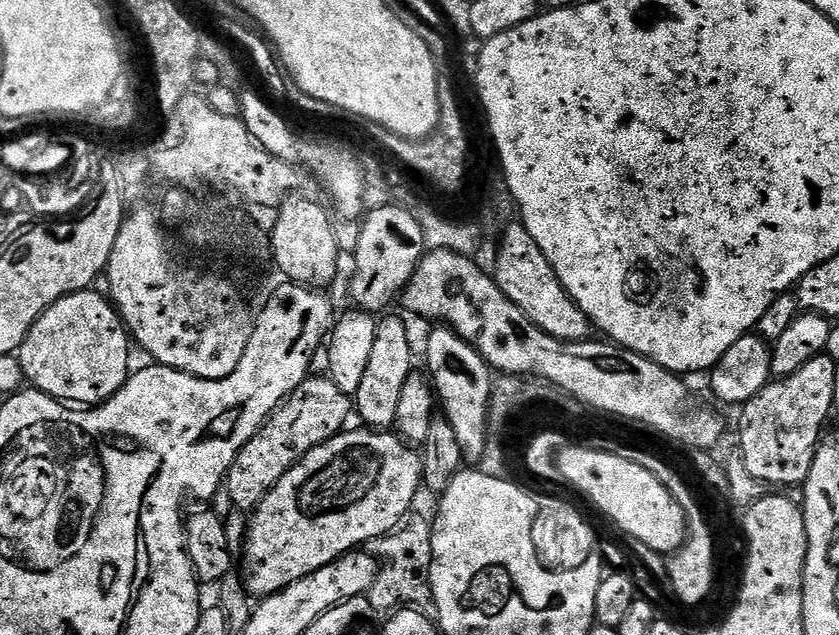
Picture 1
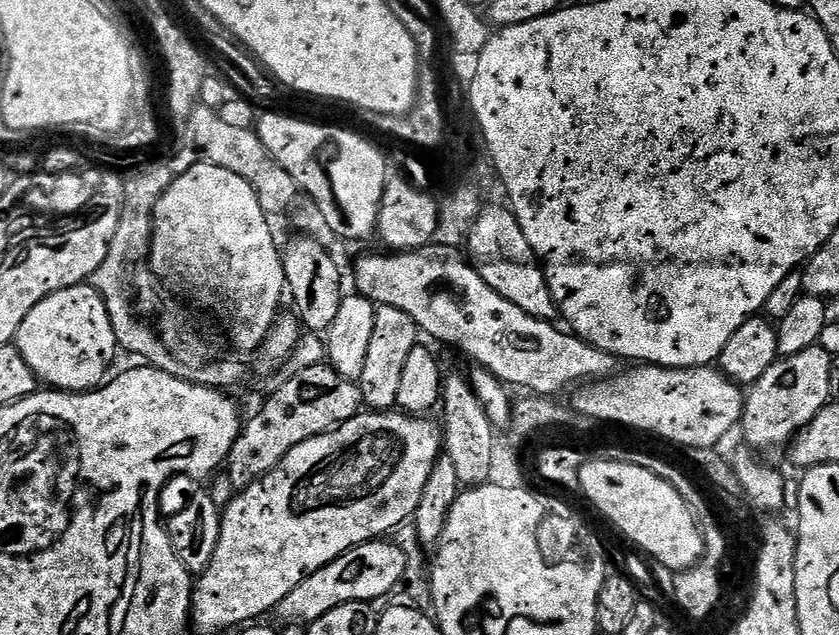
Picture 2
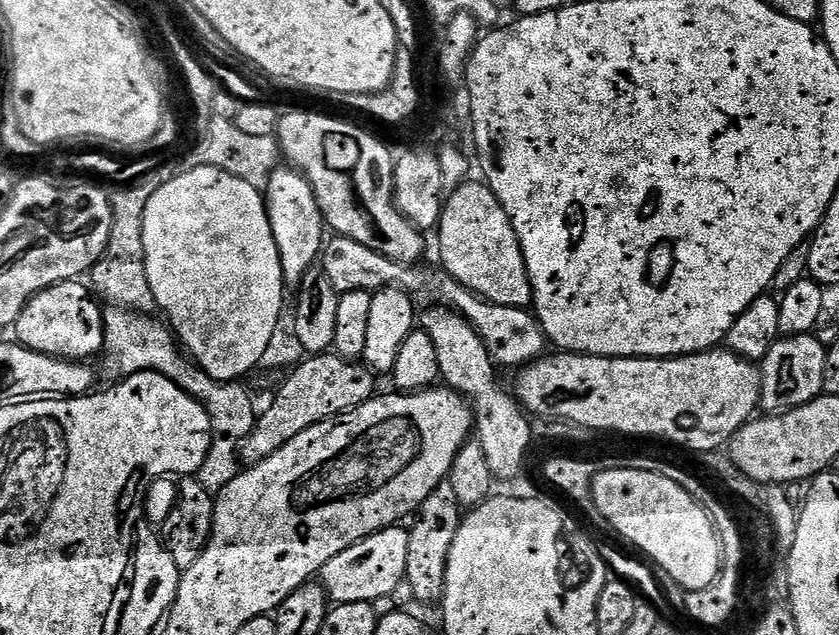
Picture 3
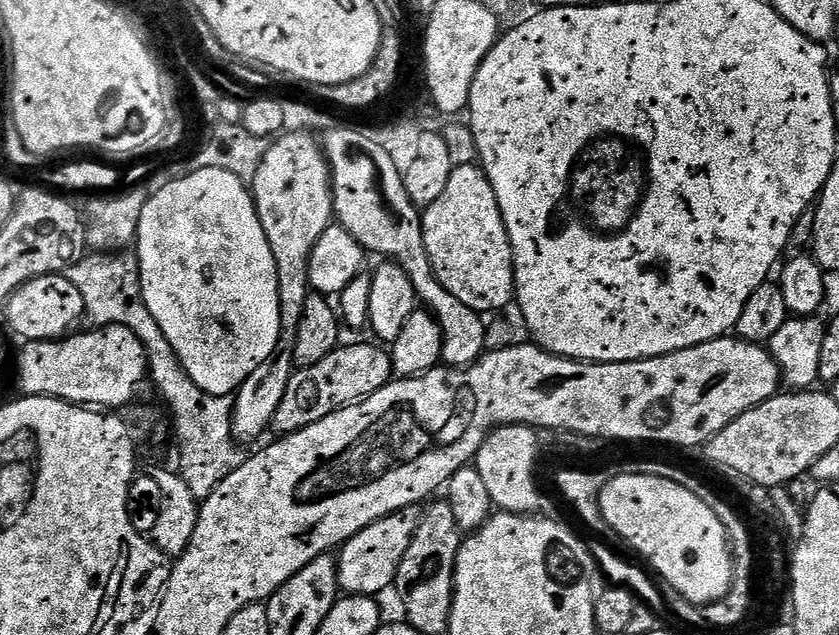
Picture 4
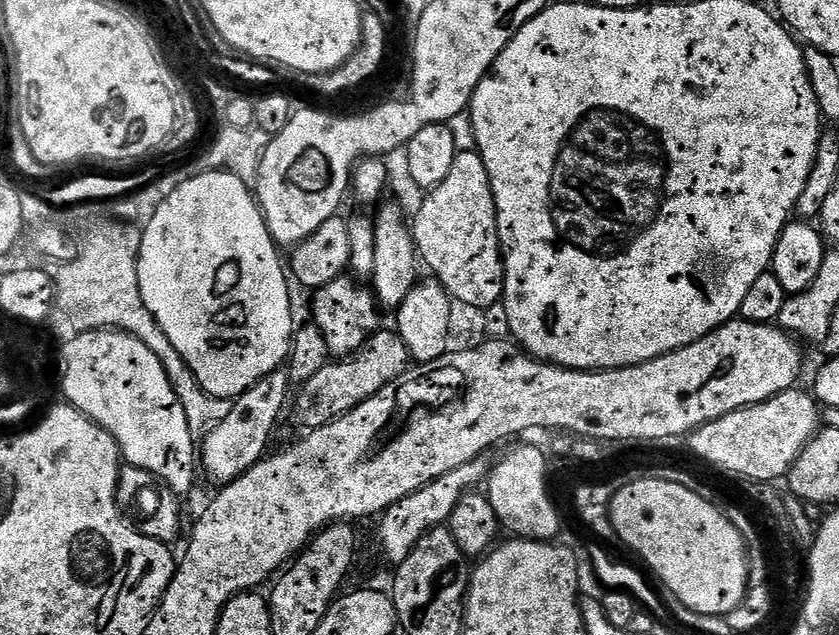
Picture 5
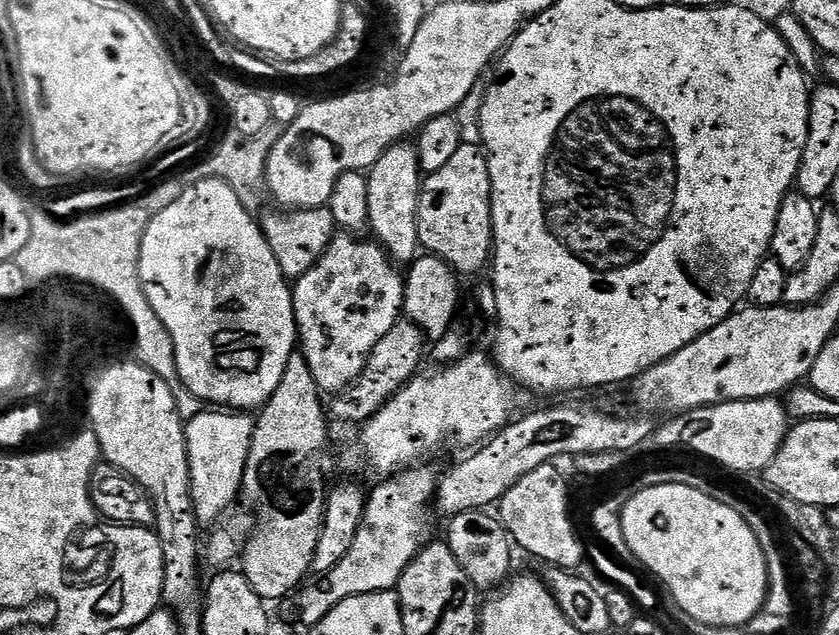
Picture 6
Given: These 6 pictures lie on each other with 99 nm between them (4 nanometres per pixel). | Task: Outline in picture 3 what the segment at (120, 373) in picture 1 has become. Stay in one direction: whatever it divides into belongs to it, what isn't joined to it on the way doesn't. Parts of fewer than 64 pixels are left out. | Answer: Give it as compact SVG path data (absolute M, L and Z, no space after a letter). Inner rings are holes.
M79 279L67 280L42 289L29 302L16 319L15 332L15 339L32 352L88 362L104 346L104 313L87 283Z

